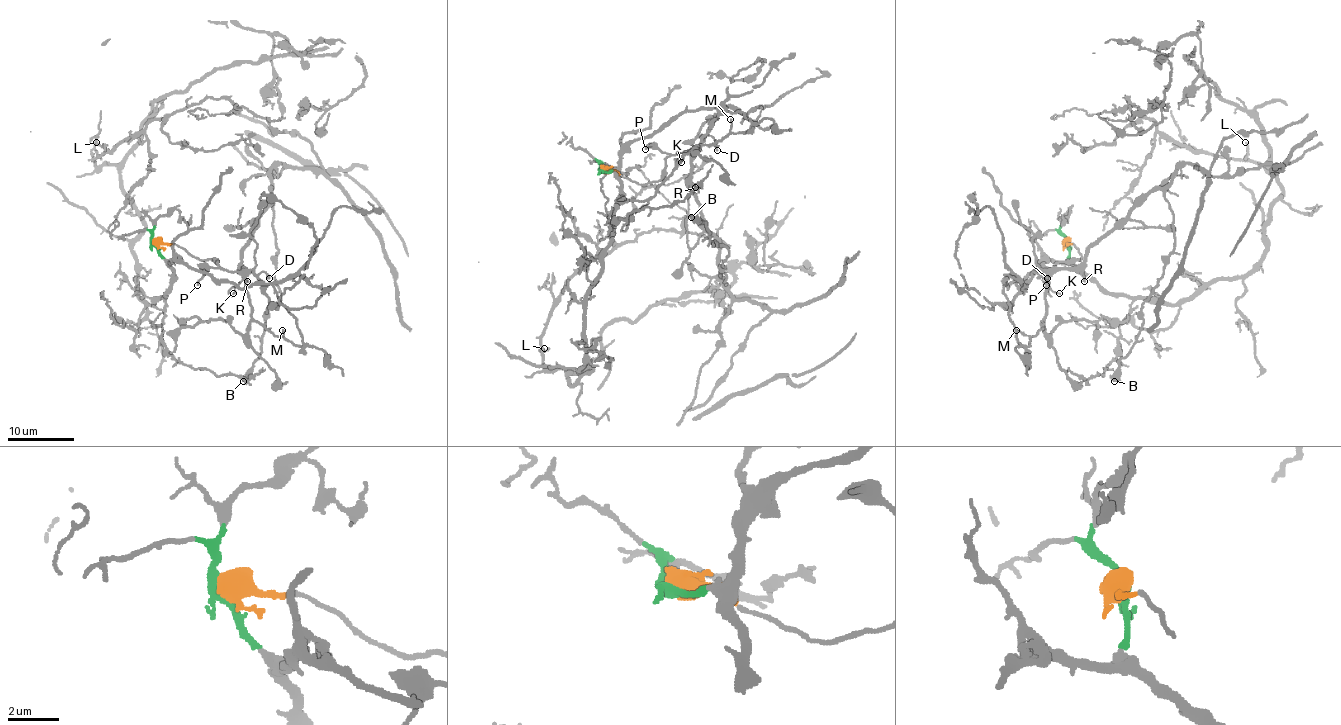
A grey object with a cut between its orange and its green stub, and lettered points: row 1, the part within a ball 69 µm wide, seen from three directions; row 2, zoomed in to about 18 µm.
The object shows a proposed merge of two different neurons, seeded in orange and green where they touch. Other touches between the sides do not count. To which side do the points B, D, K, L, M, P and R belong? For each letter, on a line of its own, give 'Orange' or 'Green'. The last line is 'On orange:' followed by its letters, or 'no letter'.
B: Orange
D: Orange
K: Orange
L: Green
M: Orange
P: Orange
R: Orange
On orange: B, D, K, M, P, R

